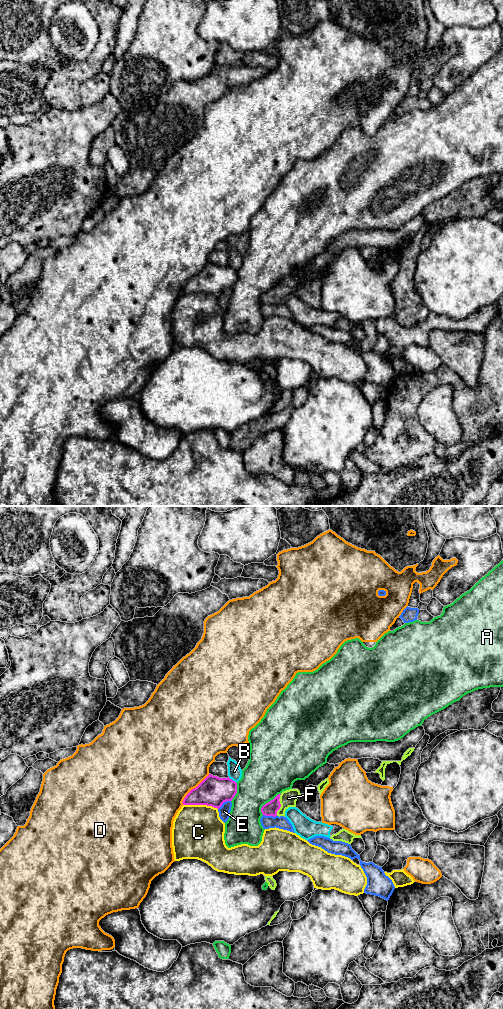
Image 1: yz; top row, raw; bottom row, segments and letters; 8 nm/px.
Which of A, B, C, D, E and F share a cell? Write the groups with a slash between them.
A / B / C / D / E / F

